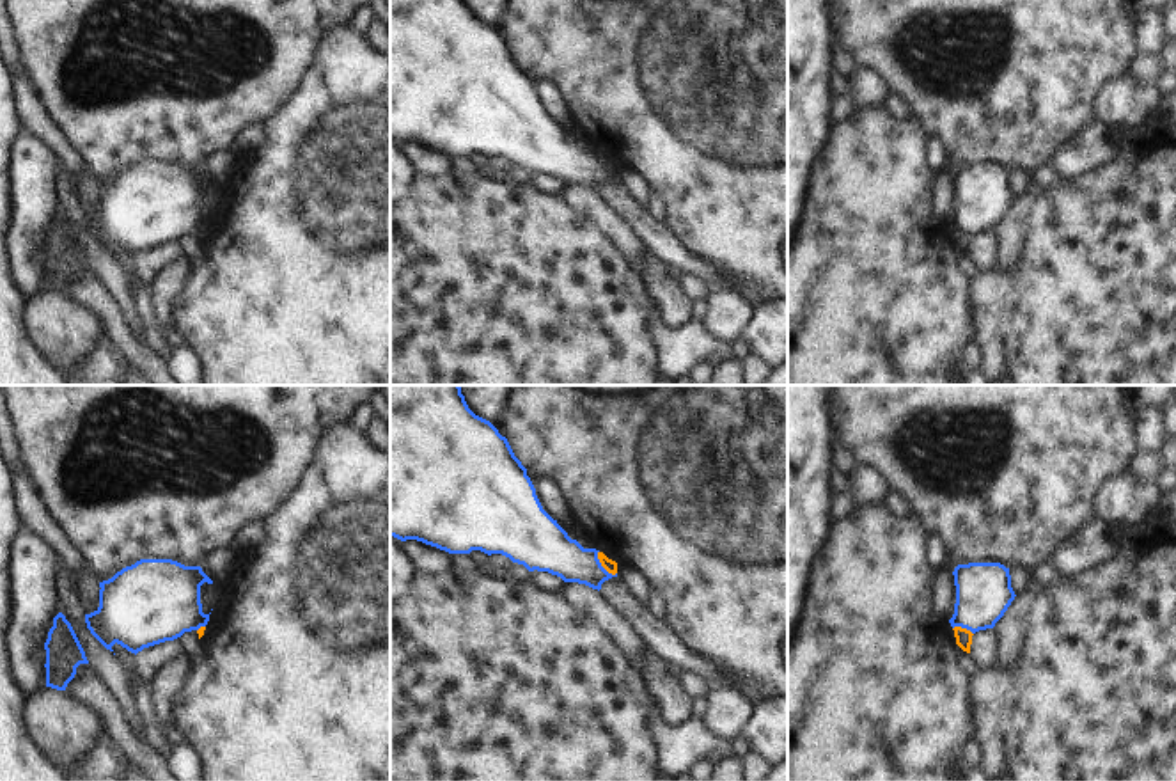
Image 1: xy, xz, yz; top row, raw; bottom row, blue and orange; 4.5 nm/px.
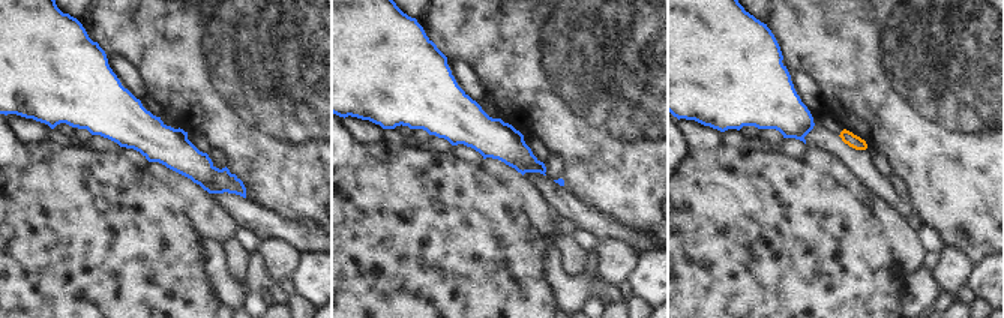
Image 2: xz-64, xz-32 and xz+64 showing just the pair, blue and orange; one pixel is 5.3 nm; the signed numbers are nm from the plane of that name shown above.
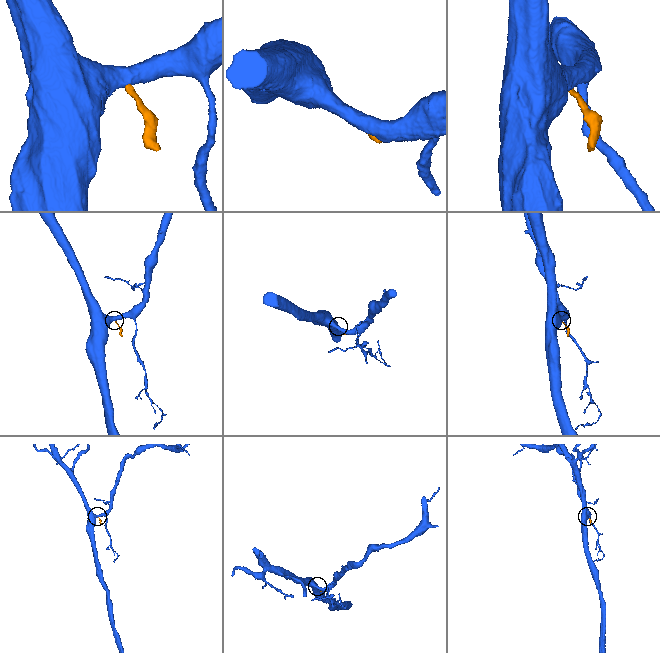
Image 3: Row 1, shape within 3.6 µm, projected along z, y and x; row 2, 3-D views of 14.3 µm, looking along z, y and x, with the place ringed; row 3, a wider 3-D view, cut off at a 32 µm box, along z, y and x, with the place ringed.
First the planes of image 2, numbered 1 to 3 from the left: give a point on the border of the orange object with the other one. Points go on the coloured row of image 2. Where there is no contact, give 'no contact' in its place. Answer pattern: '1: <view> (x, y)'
1: no contact
2: no contact
3: no contact

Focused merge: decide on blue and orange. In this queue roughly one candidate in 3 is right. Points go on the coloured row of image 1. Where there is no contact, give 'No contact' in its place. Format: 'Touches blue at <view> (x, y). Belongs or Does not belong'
Touches blue at xz (600, 565). Does not belong

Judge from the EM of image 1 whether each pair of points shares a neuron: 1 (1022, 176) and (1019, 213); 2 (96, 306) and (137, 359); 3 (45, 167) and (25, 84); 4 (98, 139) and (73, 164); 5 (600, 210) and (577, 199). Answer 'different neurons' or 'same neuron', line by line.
1: different neurons
2: same neuron
3: different neurons
4: different neurons
5: same neuron

